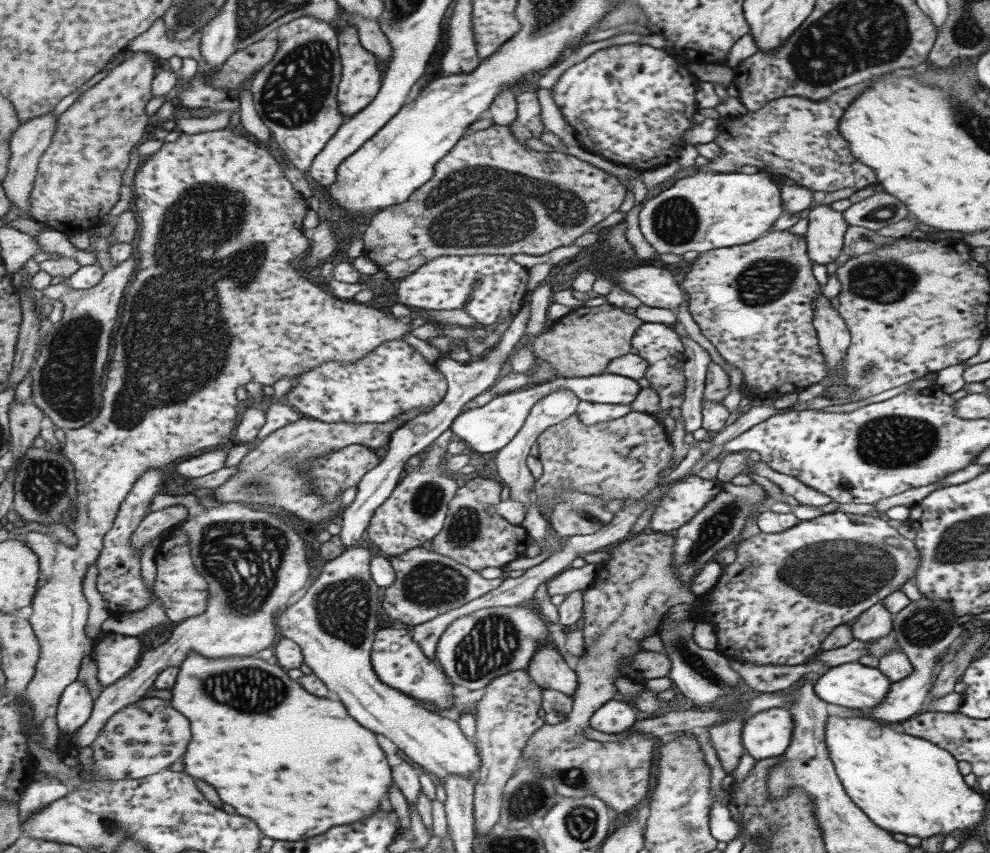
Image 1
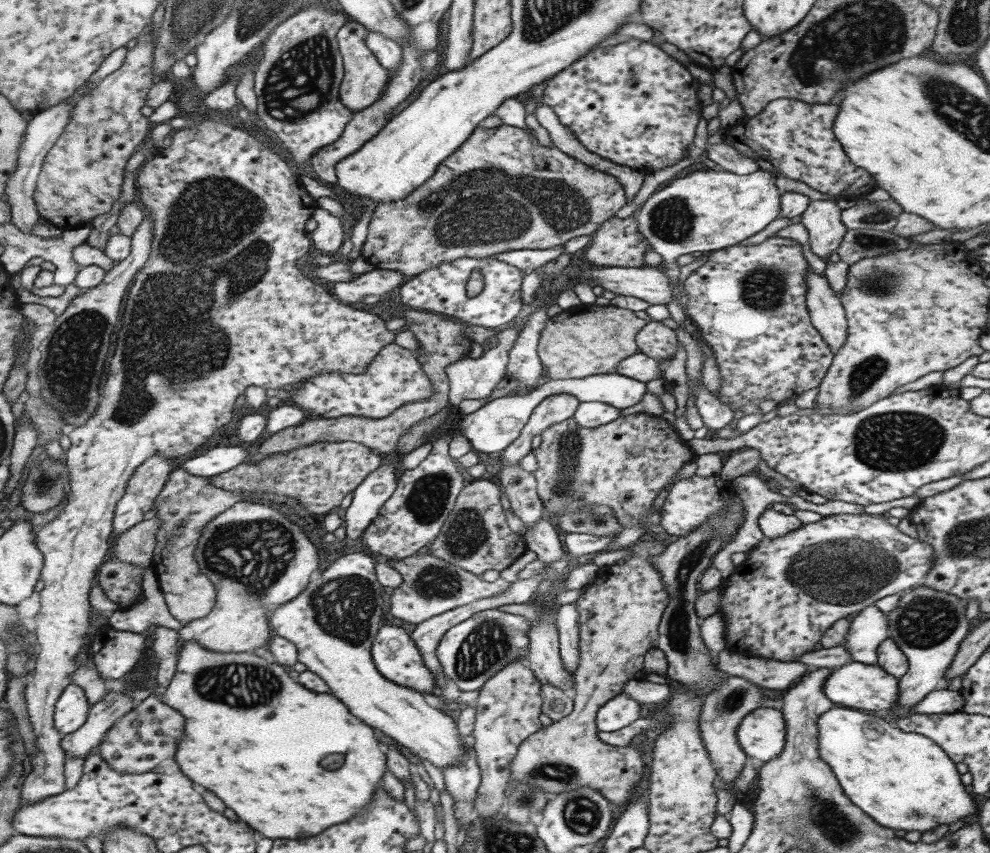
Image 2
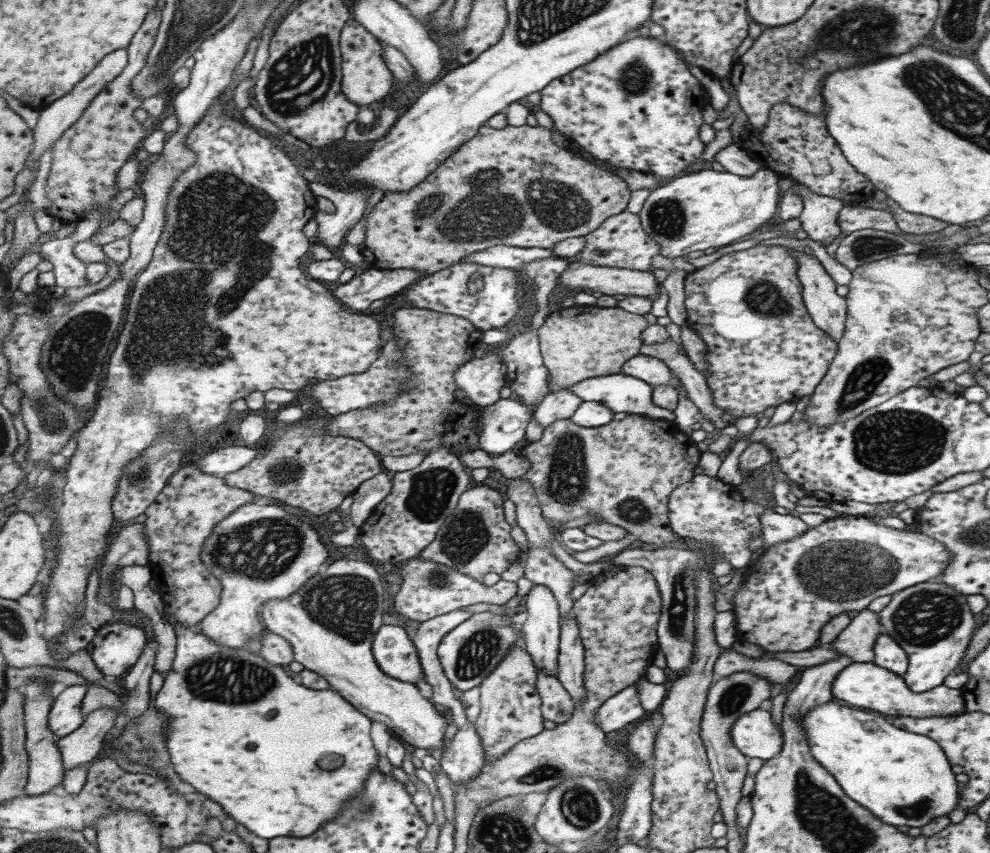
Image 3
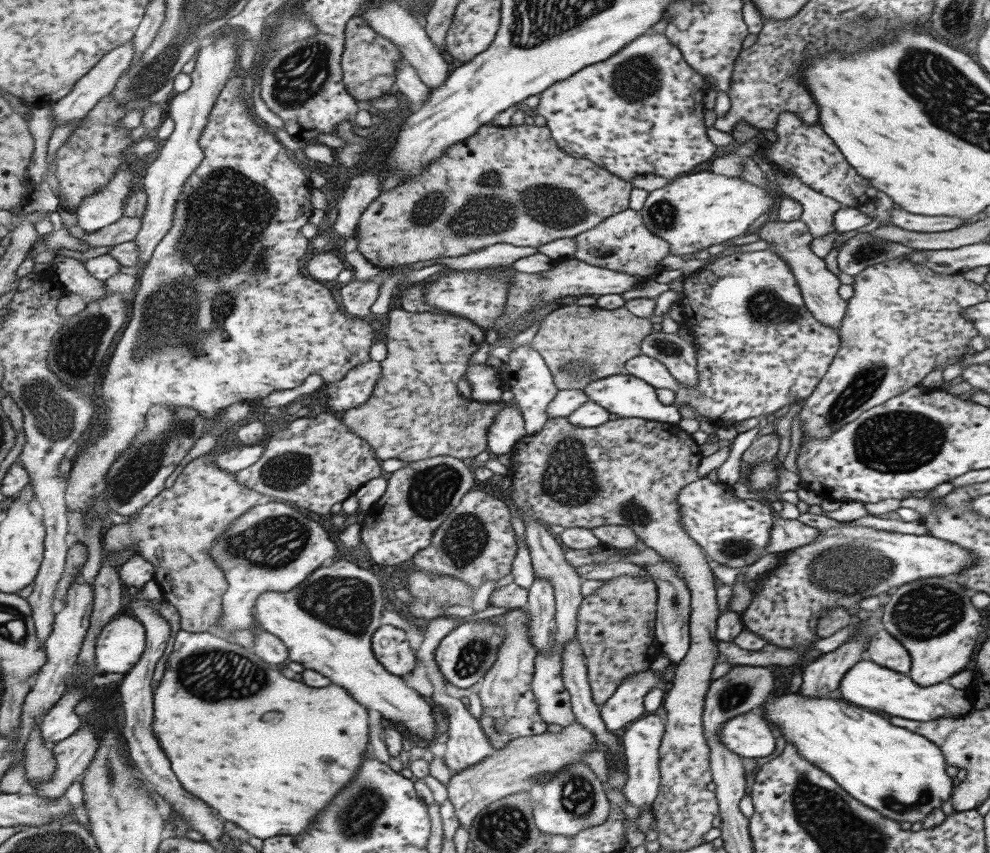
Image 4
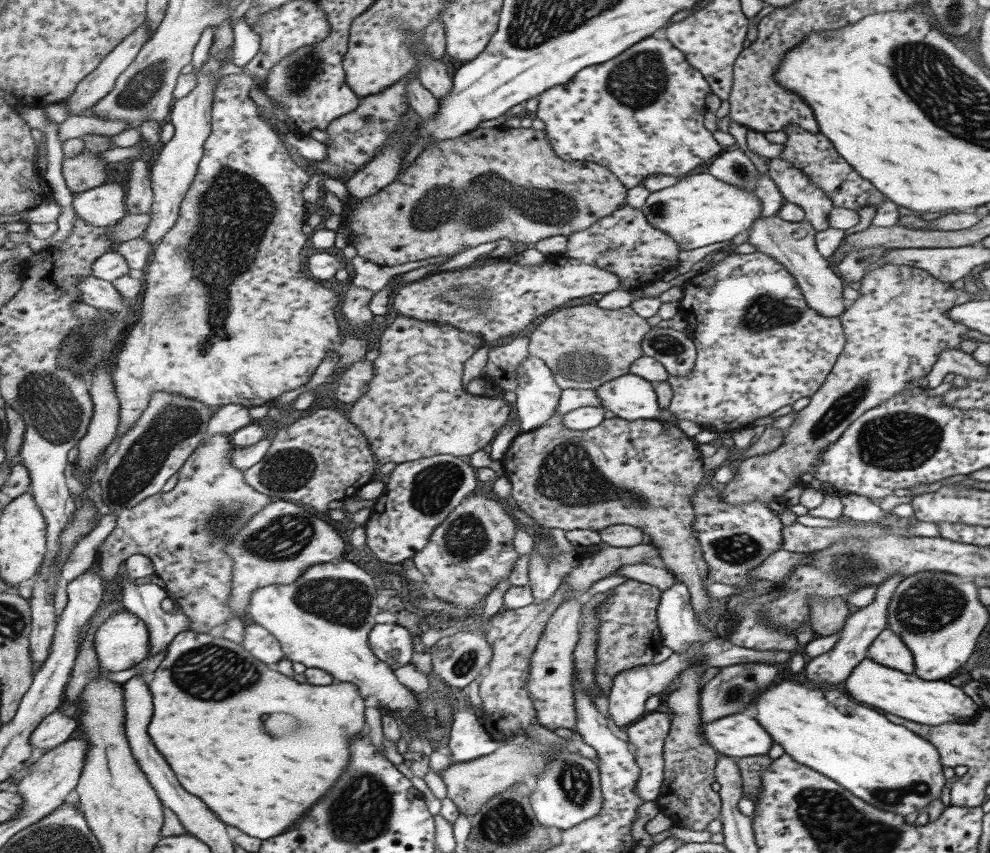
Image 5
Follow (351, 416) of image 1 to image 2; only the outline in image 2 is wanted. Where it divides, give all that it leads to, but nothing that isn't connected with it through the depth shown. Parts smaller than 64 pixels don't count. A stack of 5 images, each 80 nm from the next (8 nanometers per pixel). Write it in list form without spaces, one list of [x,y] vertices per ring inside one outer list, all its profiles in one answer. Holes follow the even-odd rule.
[[[391,343],[375,357],[365,373],[327,373],[307,379],[298,392],[291,396],[291,402],[301,410],[310,410],[323,419],[342,416],[366,416],[369,418],[387,418],[399,408],[411,402],[429,400],[435,394],[435,387],[423,365],[418,361],[417,351],[407,350],[399,344]]]

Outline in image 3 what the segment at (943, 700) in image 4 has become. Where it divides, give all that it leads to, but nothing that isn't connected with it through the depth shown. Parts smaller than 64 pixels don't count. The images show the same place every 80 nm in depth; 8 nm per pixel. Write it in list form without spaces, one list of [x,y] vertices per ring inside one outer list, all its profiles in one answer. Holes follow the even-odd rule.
[[[851,662],[835,677],[831,685],[835,698],[843,700],[855,709],[868,708],[891,716],[951,716],[965,712],[960,689],[951,689],[941,684],[925,692],[913,692],[908,689],[902,675],[896,675],[872,662]]]

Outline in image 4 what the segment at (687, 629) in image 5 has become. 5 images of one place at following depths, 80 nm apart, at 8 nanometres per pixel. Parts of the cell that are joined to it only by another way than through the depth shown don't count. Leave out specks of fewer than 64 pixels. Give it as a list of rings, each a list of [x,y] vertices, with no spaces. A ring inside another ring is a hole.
[[[662,558],[653,565],[639,565],[649,574],[656,584],[656,615],[654,618],[654,635],[658,640],[660,652],[665,653],[670,663],[676,664],[686,655],[689,649],[690,634],[688,620],[690,615],[690,592],[680,576],[676,576],[676,568]]]

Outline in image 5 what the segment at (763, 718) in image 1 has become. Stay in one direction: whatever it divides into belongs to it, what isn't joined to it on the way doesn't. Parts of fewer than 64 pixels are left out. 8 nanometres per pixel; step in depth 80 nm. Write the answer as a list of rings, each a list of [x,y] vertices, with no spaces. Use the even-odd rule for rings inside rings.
[[[742,713],[723,716],[708,723],[701,721],[700,735],[716,752],[739,759],[765,755],[773,743],[757,720]]]

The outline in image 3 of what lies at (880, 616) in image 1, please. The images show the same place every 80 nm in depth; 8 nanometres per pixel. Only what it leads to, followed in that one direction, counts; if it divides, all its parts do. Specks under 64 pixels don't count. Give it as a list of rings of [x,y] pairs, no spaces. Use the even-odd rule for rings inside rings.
[[[865,608],[851,615],[850,623],[827,647],[850,656],[852,662],[872,662],[879,625],[875,612]]]

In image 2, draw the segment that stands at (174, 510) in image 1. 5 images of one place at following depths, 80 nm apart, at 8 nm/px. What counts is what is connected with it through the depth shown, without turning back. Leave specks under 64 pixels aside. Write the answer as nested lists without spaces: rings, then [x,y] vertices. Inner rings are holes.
[[[155,515],[123,533],[114,546],[114,556],[121,562],[138,564],[144,569],[152,566],[157,548],[157,533],[162,520]]]

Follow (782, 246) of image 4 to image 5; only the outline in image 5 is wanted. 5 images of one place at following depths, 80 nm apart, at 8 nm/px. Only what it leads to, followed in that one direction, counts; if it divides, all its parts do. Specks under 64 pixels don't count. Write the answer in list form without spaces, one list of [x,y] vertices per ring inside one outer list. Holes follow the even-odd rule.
[[[776,214],[759,215],[750,224],[746,242],[755,247],[757,252],[778,262],[796,280],[801,294],[809,308],[827,318],[835,318],[845,310],[846,302],[841,295],[842,280],[829,269],[828,259],[819,255],[815,247],[816,230],[805,220],[785,222]]]

